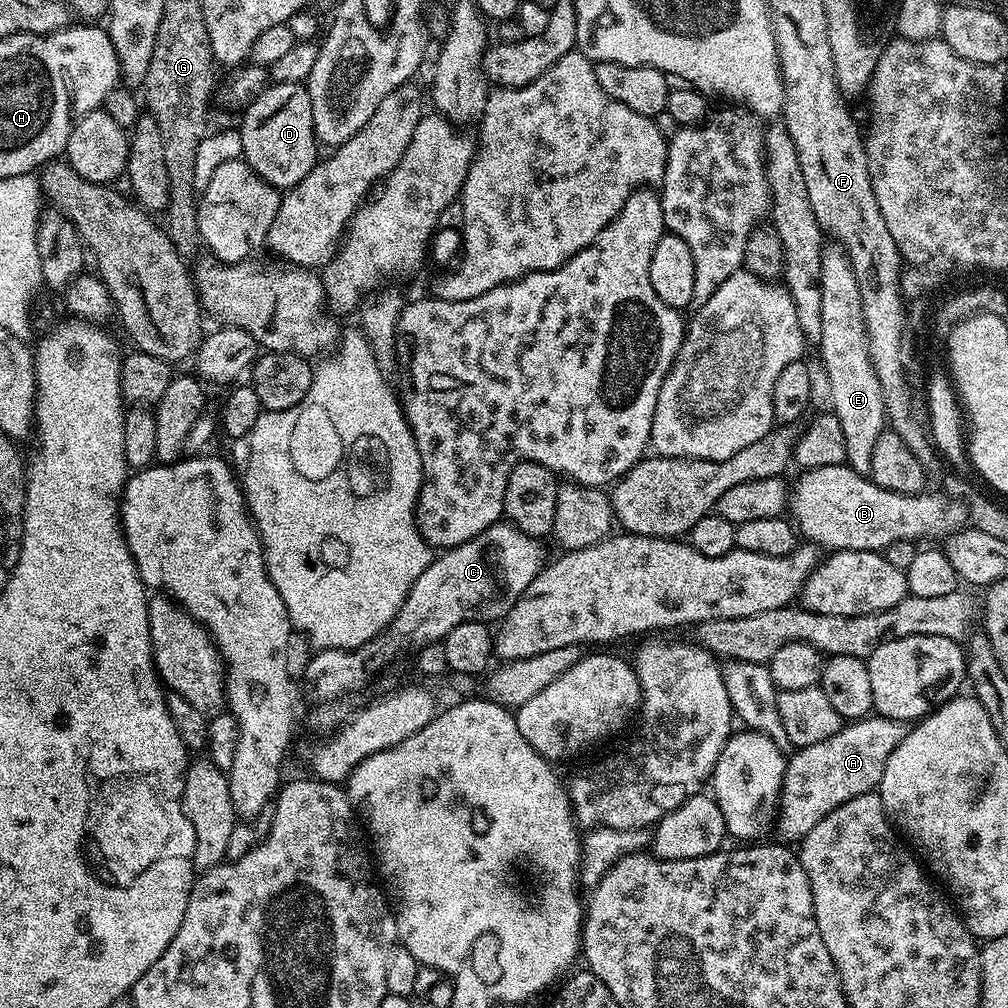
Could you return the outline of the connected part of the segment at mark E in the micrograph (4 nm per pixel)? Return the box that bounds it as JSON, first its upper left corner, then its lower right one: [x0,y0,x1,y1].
[818,242,886,476]

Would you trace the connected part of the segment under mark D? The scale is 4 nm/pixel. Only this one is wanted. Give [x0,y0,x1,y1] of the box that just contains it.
[238,83,318,190]

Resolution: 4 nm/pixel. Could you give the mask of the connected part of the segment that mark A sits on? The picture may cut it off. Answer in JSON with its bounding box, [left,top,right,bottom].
[778,714,909,842]

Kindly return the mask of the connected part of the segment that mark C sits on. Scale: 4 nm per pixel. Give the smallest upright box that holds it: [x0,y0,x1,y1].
[304,522,546,702]

